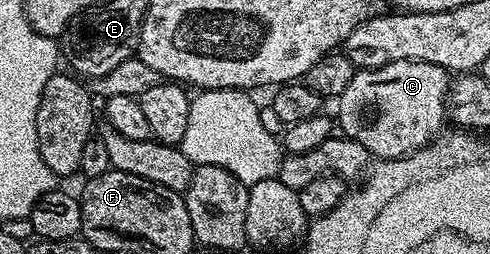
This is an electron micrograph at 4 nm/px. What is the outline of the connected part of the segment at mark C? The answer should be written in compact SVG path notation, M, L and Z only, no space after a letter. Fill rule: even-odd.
M399 61L391 62L385 66L377 66L376 69L362 69L360 68L353 75L352 81L349 83L349 87L345 87L345 91L337 99L337 105L339 105L339 121L337 117L337 125L341 128L342 136L352 137L357 143L361 143L361 147L365 147L368 154L375 159L394 159L396 157L408 157L409 154L415 153L418 149L424 149L432 141L436 140L440 136L438 134L443 129L443 121L448 120L447 116L447 87L449 84L449 73L446 69L443 69L439 65L434 65L429 62L421 61Z

